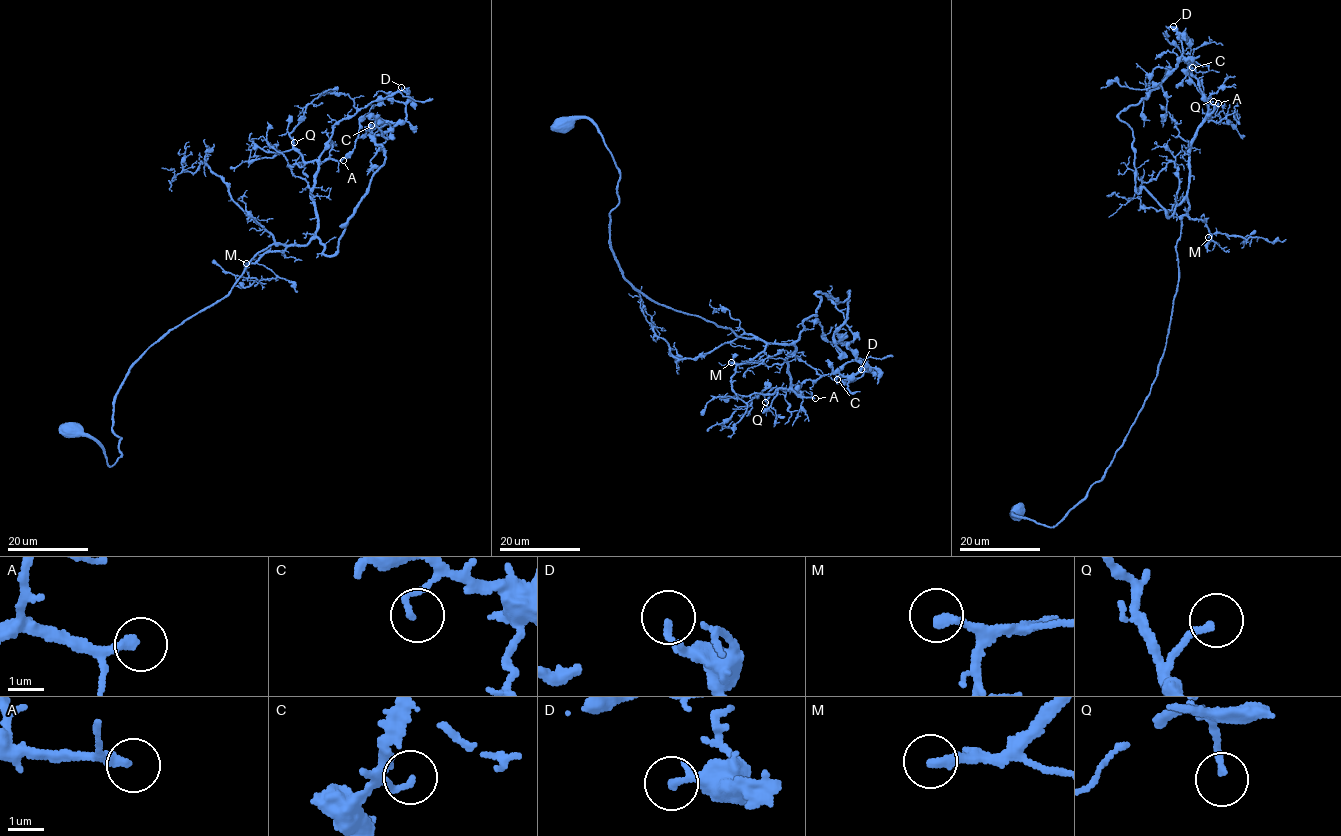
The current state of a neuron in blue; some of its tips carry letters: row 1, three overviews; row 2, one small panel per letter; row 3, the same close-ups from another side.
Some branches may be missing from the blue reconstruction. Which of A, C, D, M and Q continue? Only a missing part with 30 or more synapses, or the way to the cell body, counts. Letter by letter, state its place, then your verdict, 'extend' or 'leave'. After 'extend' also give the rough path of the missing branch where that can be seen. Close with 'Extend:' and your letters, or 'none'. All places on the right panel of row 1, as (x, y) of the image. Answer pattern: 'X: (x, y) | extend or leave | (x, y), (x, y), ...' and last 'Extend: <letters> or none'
A: (1218, 103) | extend | (1218, 103), (1219, 87), (1211, 88), (1197, 80), (1190, 79), (1189, 97)
C: (1192, 67) | leave
D: (1173, 26) | leave
M: (1208, 237) | leave
Q: (1213, 101) | leave
Extend: A

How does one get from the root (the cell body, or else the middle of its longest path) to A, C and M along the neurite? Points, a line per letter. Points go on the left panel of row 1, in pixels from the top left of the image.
A: (70, 429), (114, 464), (113, 399), (132, 363), (224, 296), (257, 253), (308, 241), (318, 164), (343, 160)
C: (70, 429), (114, 464), (132, 363), (257, 253), (309, 240), (334, 125), (405, 106), (371, 125)
M: (70, 429), (114, 464), (113, 399), (132, 363), (224, 296), (257, 253), (285, 247), (246, 263)

